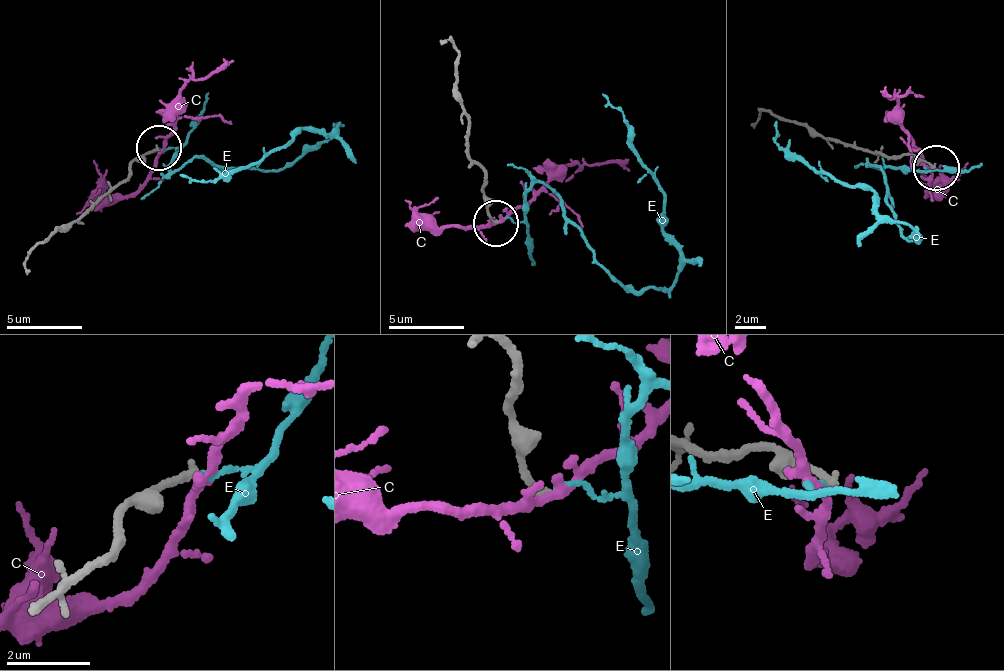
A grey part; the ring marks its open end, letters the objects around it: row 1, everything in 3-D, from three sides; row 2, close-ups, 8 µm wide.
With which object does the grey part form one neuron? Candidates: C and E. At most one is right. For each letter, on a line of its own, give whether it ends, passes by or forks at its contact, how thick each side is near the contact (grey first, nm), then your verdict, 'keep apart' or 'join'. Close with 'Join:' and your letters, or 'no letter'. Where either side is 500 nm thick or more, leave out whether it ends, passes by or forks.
C: it forks | 200/180 nm | keep apart
E: it ends | 200/130 nm | keep apart
Join: no letter

